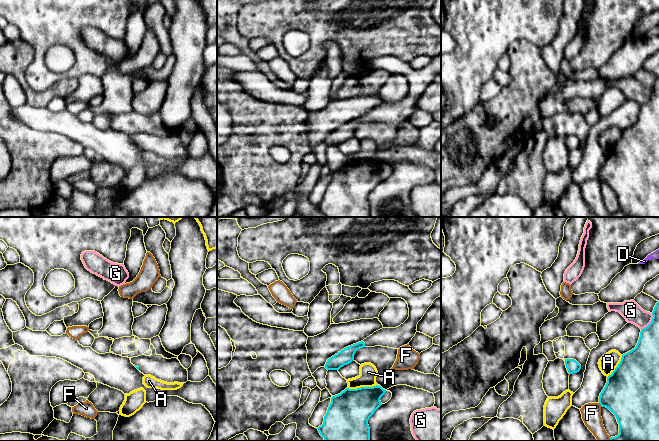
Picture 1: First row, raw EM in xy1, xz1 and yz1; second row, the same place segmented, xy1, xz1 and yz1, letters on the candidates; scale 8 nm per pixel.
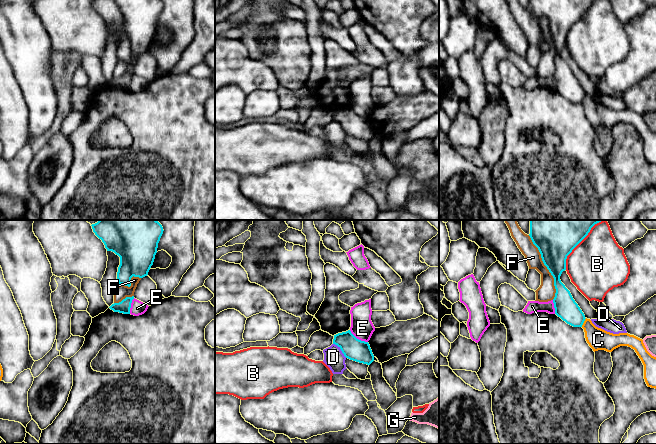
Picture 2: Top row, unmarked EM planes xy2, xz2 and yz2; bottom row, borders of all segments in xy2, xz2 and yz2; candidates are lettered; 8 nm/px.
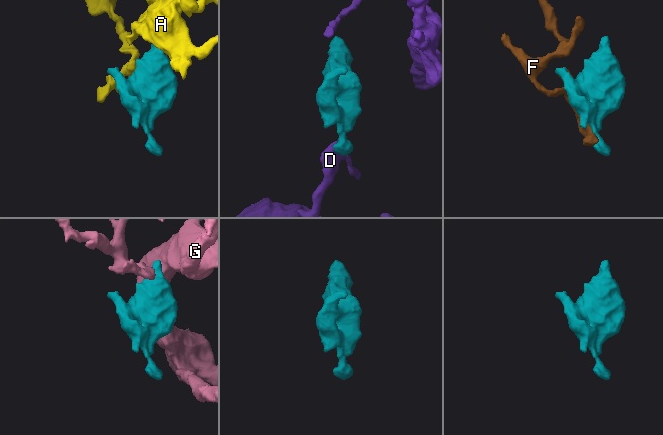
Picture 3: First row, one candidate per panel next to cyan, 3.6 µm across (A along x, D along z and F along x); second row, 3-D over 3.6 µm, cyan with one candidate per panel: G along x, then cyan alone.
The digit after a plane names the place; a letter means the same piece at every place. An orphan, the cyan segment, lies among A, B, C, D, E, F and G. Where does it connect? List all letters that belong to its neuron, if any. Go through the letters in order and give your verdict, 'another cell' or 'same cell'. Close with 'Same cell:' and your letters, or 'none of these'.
A: another cell
B: another cell
C: another cell
D: another cell
E: another cell
F: another cell
G: another cell
Same cell: none of these

